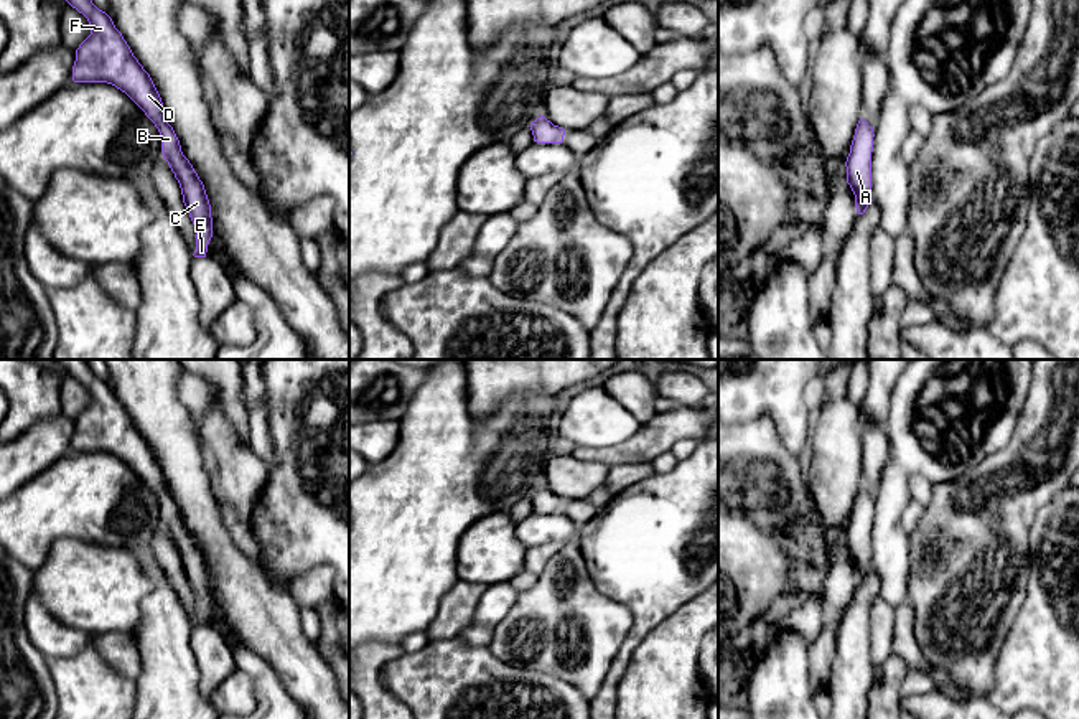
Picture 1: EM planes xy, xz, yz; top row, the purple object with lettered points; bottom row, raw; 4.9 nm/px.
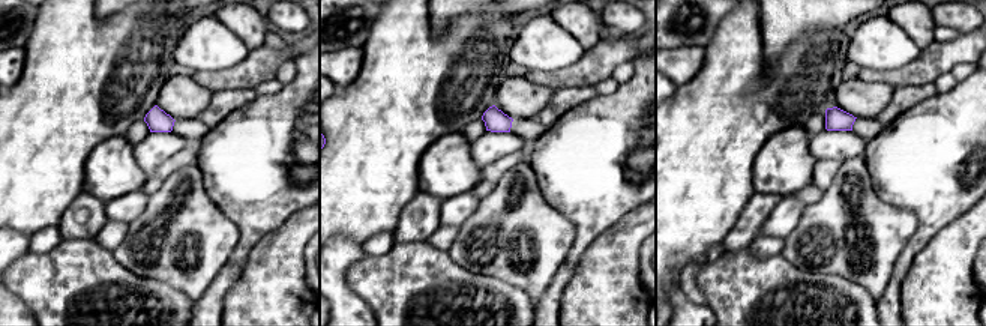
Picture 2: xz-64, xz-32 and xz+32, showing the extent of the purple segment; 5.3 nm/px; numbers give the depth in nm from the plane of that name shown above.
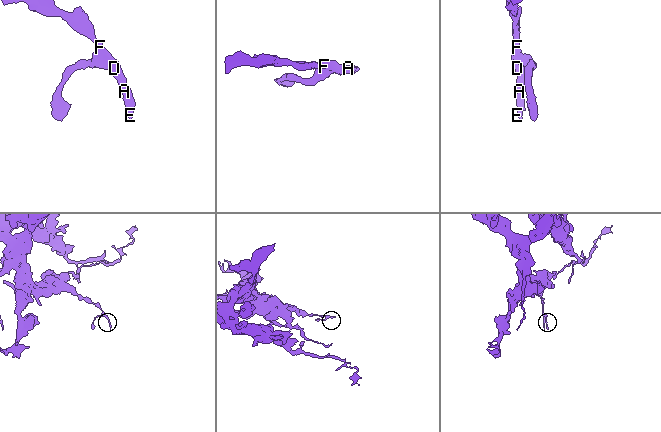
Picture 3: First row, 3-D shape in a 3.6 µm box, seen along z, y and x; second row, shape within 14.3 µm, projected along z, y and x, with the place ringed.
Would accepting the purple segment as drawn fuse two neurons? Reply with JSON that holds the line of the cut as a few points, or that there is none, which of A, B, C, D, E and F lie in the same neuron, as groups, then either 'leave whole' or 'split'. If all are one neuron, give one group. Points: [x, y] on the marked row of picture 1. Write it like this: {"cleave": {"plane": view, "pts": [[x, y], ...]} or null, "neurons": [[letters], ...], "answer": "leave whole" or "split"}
{"cleave": null, "neurons": [["A", "B", "C", "D", "E", "F"]], "answer": "leave whole"}

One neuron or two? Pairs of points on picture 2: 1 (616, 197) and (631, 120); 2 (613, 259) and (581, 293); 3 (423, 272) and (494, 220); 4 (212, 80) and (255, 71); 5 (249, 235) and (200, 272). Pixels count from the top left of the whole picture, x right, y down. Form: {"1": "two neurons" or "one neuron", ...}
{"1": "one neuron", "2": "one neuron", "3": "two neurons", "4": "one neuron", "5": "two neurons"}

